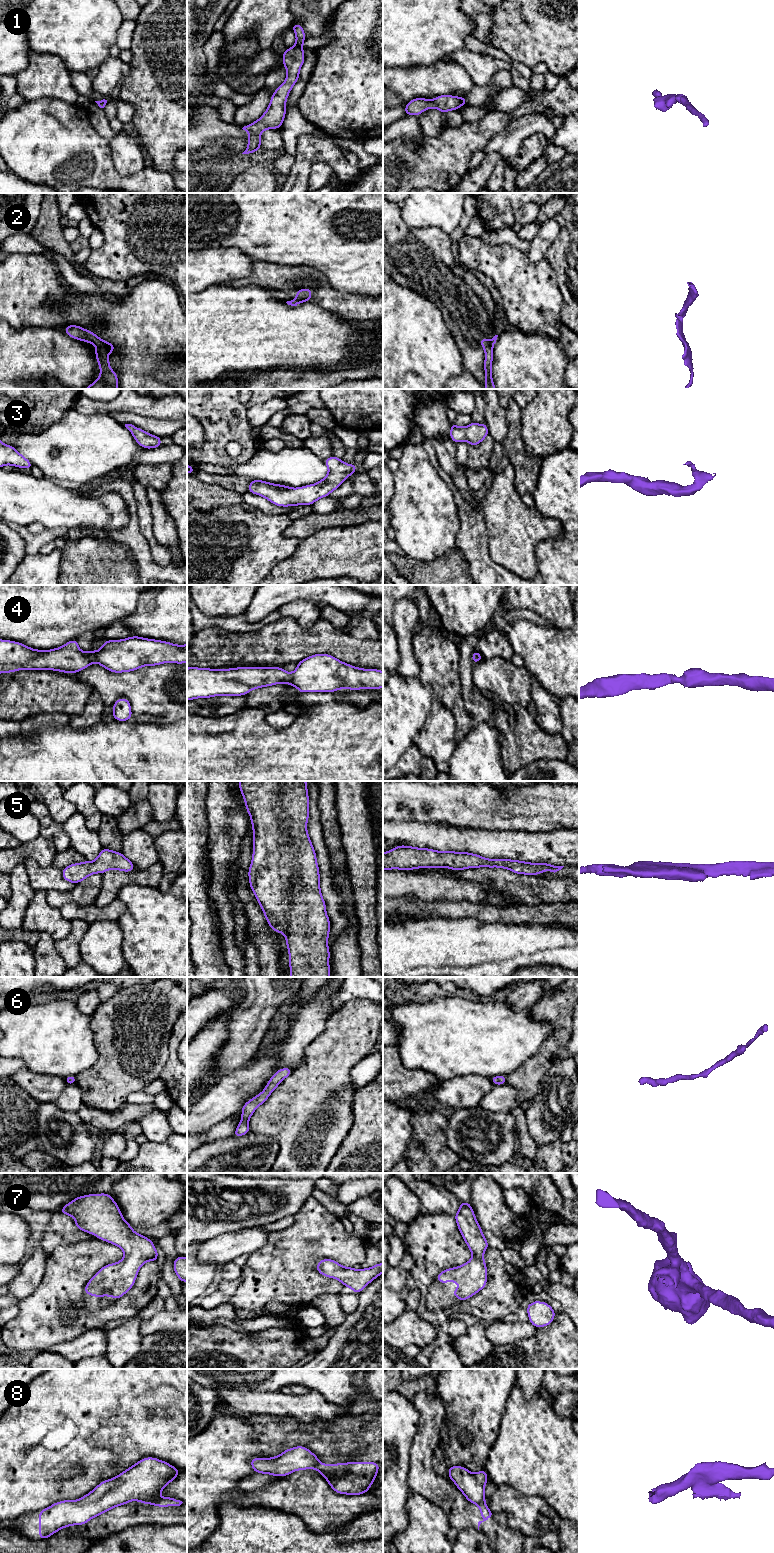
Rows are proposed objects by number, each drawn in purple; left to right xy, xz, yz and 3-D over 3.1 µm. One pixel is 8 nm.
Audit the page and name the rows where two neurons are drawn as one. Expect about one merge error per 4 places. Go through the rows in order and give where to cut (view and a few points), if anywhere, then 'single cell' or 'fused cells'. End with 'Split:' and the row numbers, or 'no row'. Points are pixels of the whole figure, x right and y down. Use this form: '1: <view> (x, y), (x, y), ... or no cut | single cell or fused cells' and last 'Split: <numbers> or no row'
1: no cut | single cell
2: no cut | single cell
3: no cut | single cell
4: no cut | single cell
5: no cut | single cell
6: no cut | single cell
7: no cut | single cell
8: xy (158, 1497), (135, 1500) | fused cells
Split: 8

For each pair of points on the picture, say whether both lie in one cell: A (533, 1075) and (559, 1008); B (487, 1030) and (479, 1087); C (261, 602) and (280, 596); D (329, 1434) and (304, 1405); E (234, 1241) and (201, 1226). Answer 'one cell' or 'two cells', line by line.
A: one cell
B: two cells
C: one cell
D: two cells
E: two cells

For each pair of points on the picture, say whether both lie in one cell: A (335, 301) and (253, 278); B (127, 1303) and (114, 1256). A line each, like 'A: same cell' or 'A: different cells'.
A: same cell
B: same cell

